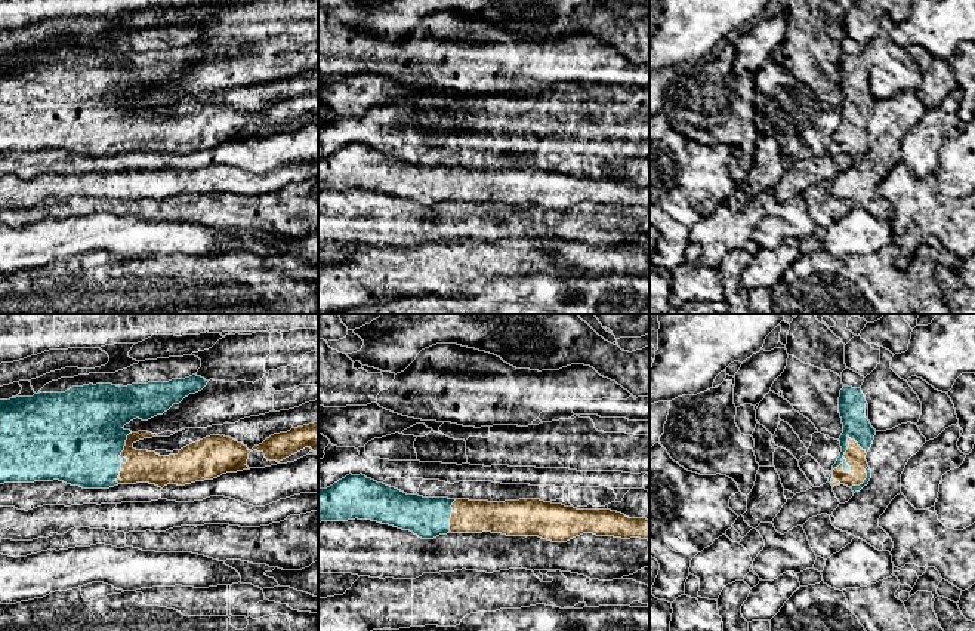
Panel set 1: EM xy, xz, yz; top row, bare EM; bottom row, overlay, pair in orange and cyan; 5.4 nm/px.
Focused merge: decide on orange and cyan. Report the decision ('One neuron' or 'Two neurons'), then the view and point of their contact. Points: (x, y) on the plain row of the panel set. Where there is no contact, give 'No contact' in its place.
One neuron. Touches orange at yz (847, 131)

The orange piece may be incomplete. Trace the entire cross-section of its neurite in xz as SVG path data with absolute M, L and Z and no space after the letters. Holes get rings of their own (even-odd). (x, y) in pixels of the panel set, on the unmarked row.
M346 144L327 157L318 157L318 191L371 188L410 198L422 207L433 207L447 201L502 201L506 204L539 204L552 210L567 210L583 201L614 204L621 207L641 206L650 209L650 188L629 187L611 178L577 178L540 167L505 170L423 166L407 163L395 156L377 151L365 144Z

